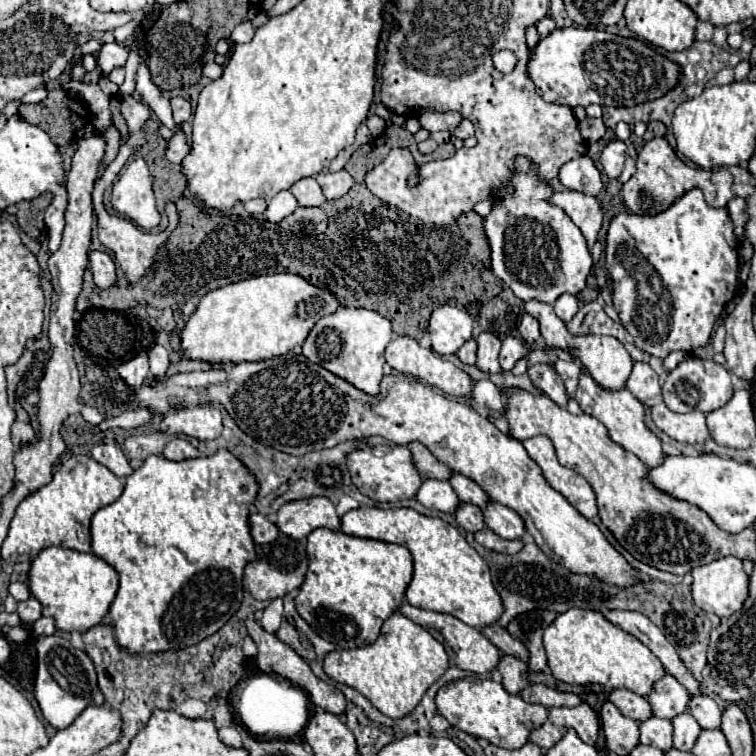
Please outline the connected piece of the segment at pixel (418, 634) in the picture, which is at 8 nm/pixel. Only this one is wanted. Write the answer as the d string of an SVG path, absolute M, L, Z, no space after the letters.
M394 612L382 626L382 634L374 644L356 650L334 650L324 658L324 672L364 694L384 716L404 718L426 694L426 690L448 670L448 654L444 646L422 626Z

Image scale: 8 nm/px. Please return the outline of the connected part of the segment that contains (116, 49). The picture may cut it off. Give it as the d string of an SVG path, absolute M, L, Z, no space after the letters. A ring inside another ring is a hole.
M116 42L104 44L98 54L98 62L100 62L100 68L104 74L112 72L114 68L122 68L126 64L126 60L128 60L128 52L122 46L118 46Z

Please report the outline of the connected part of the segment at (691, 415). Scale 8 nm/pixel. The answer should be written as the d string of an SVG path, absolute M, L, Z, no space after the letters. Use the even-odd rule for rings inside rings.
M658 402L652 406L652 420L662 432L684 444L704 444L712 438L706 424L706 414L698 410L676 414L668 410L664 402Z

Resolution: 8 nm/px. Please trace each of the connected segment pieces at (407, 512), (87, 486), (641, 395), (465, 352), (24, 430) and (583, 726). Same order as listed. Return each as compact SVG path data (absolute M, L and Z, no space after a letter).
M360 506L342 516L344 534L400 544L412 552L414 578L406 590L406 600L424 610L452 614L478 630L500 620L504 602L496 592L486 560L460 536L460 532L434 516L422 516L410 508L368 508Z
M72 456L66 464L62 464L52 482L42 490L30 494L16 508L14 520L10 524L8 538L2 546L4 562L14 562L18 554L28 554L36 558L44 548L64 546L78 552L90 552L90 520L96 510L112 504L124 490L124 482L114 476L106 466L96 462L92 456Z
M636 362L632 368L632 374L626 382L626 388L640 400L648 402L650 398L660 394L660 382L658 374L646 364L646 362Z
M472 338L472 340L468 340L468 342L456 352L456 356L460 358L460 362L474 366L474 364L476 364L476 350L478 350L478 344L476 344L476 340Z
M16 420L14 426L12 426L12 436L14 436L14 442L18 442L18 444L32 440L34 434L36 434L36 432L34 432L34 428L32 428L30 422L20 422L20 420Z
M584 702L574 708L550 708L548 720L540 730L532 732L530 742L540 746L542 750L550 750L564 738L570 728L574 728L580 740L584 740L586 744L596 744L600 732L598 714Z

